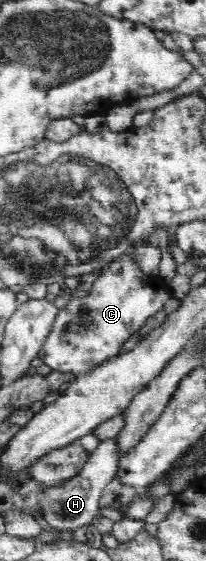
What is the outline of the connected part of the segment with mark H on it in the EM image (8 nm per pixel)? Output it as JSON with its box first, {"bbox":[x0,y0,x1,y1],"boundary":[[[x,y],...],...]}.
{"bbox":[40,438,122,531],"boundary":[[[111,438],[102,441],[98,449],[92,452],[90,459],[86,461],[80,475],[64,481],[57,487],[46,488],[43,491],[40,505],[43,509],[43,518],[47,525],[54,531],[75,531],[77,528],[90,525],[100,510],[99,499],[102,497],[104,488],[116,477],[122,457],[122,447],[118,446],[118,439]]]}

